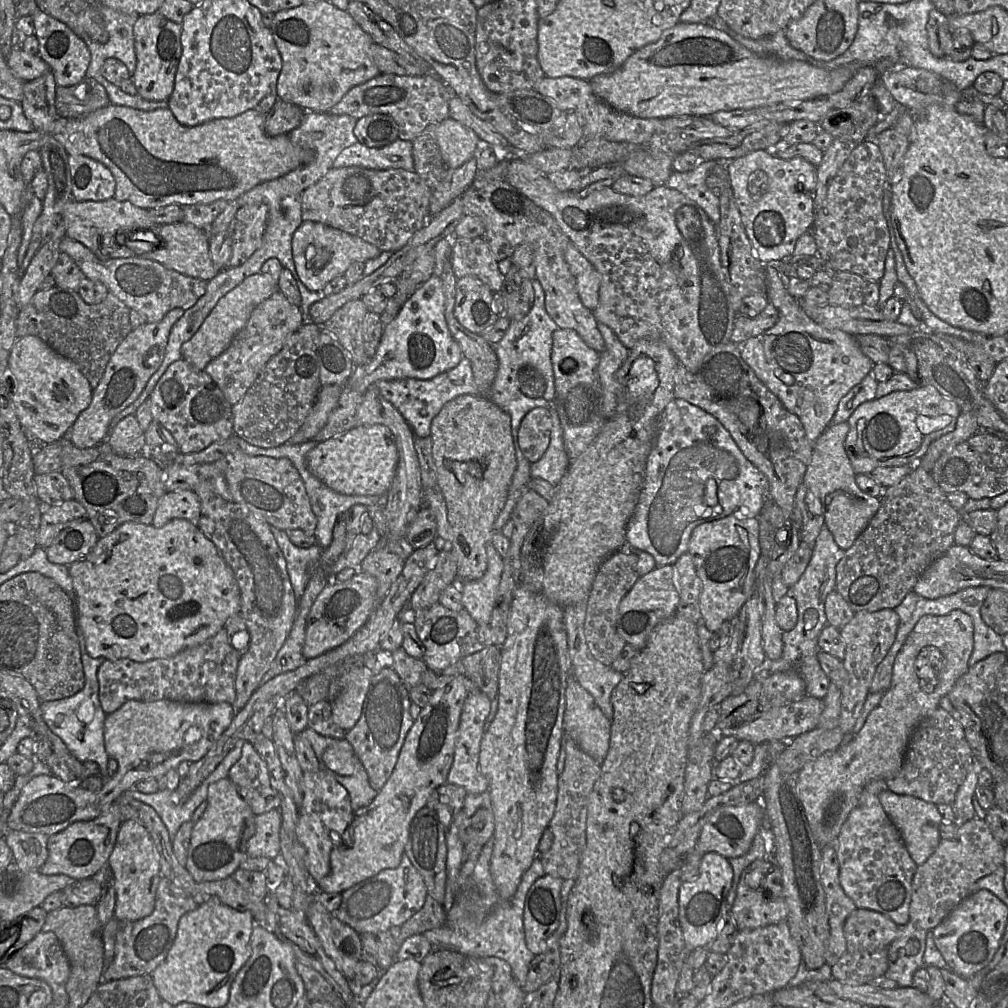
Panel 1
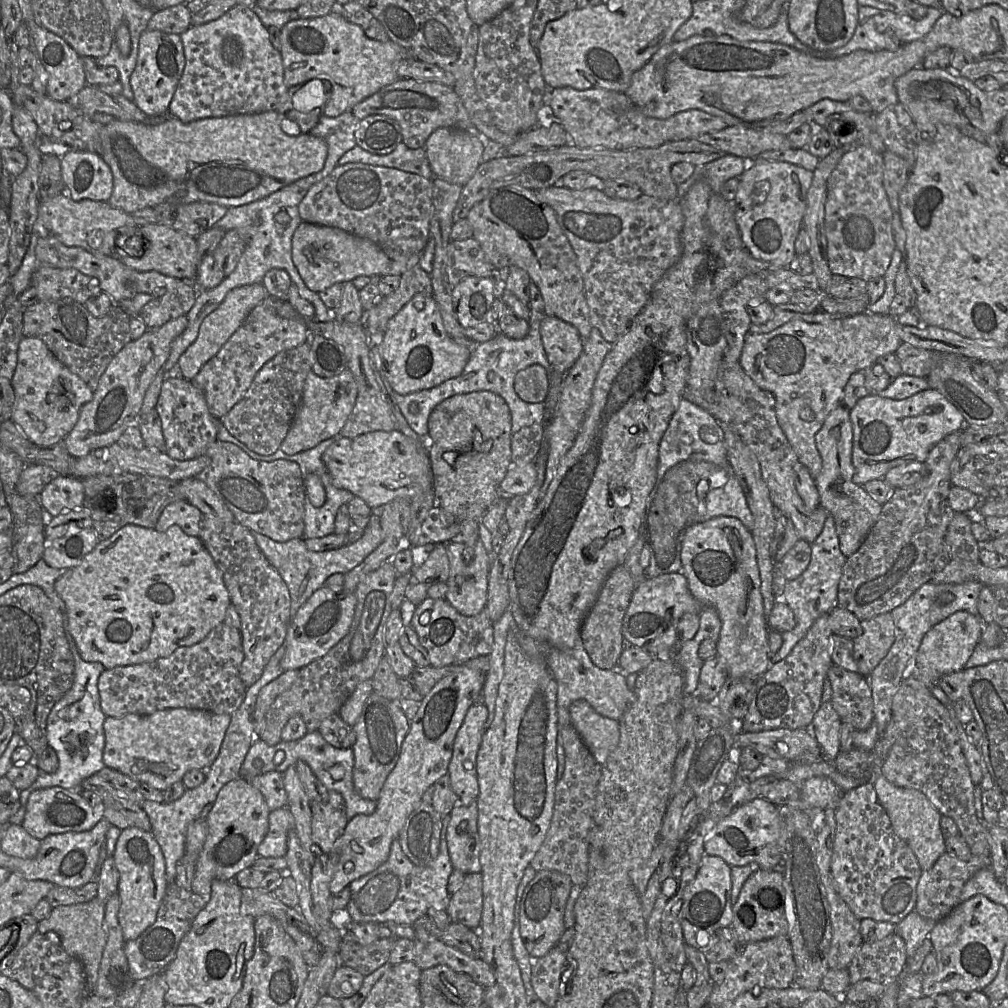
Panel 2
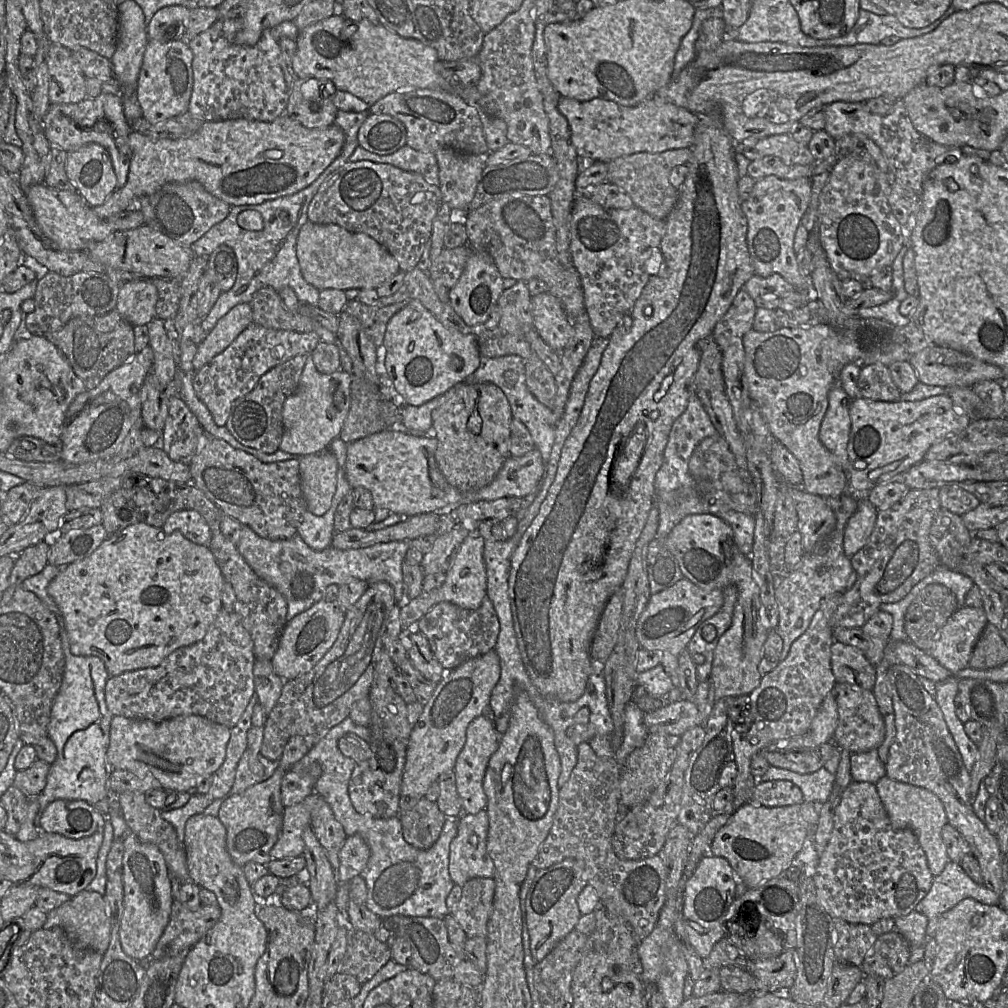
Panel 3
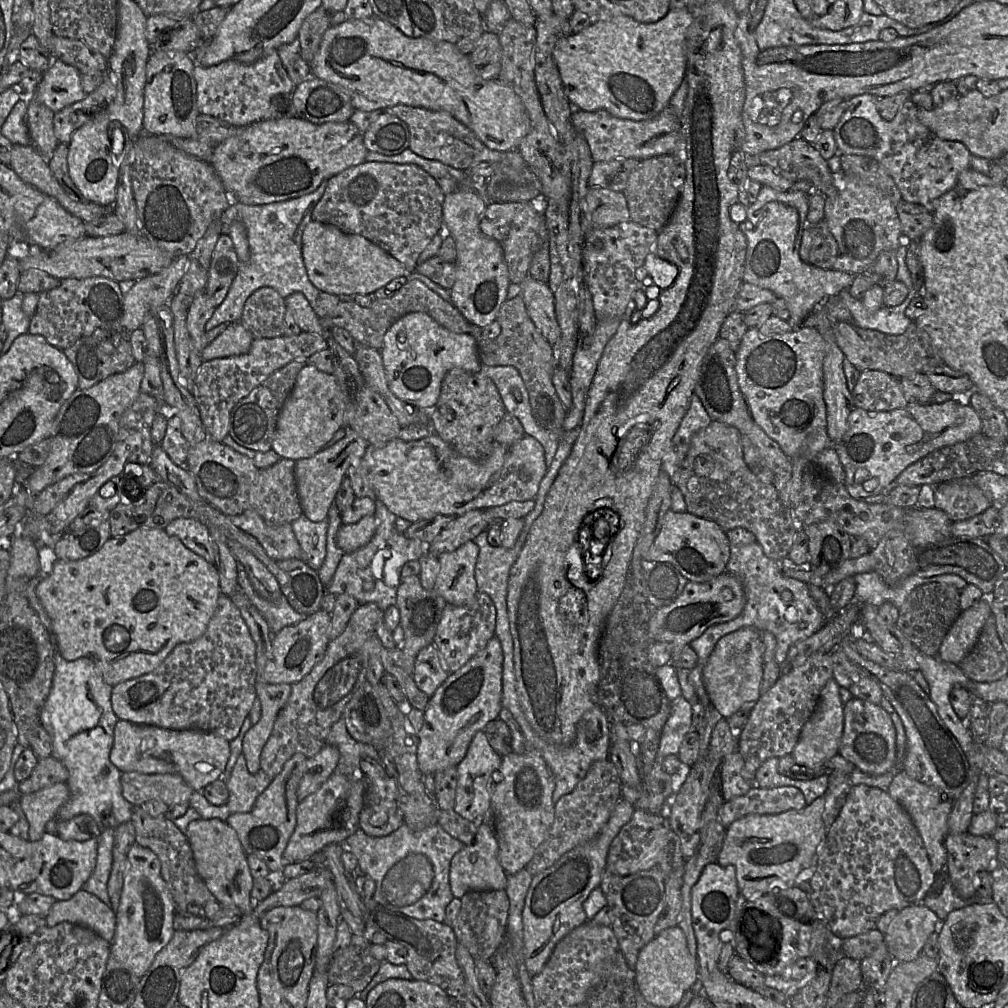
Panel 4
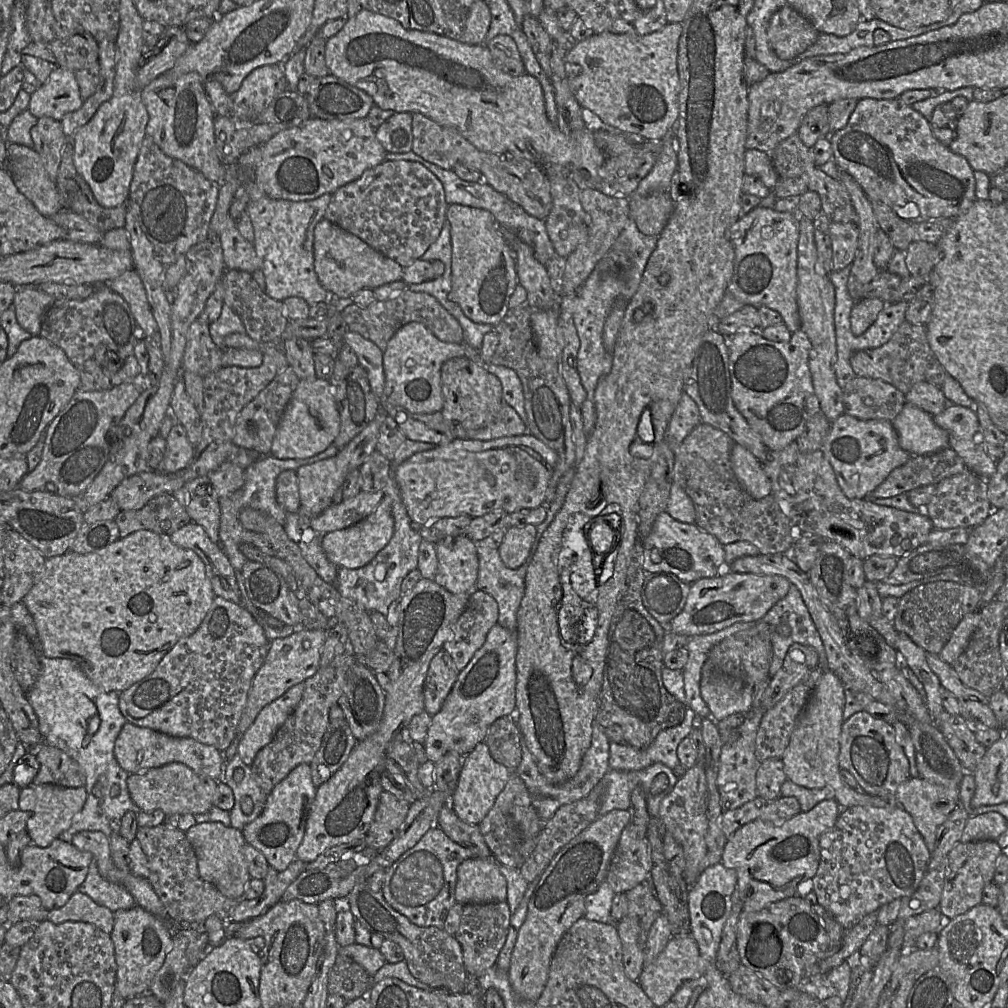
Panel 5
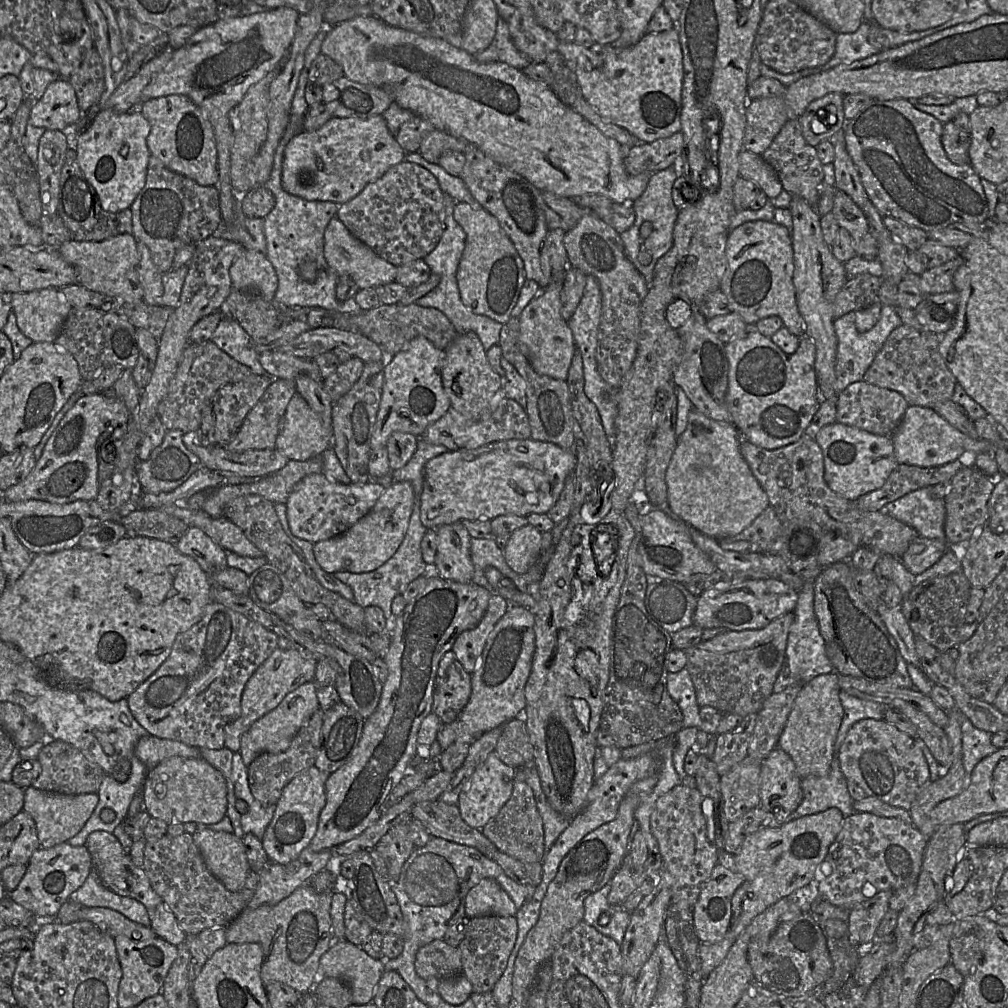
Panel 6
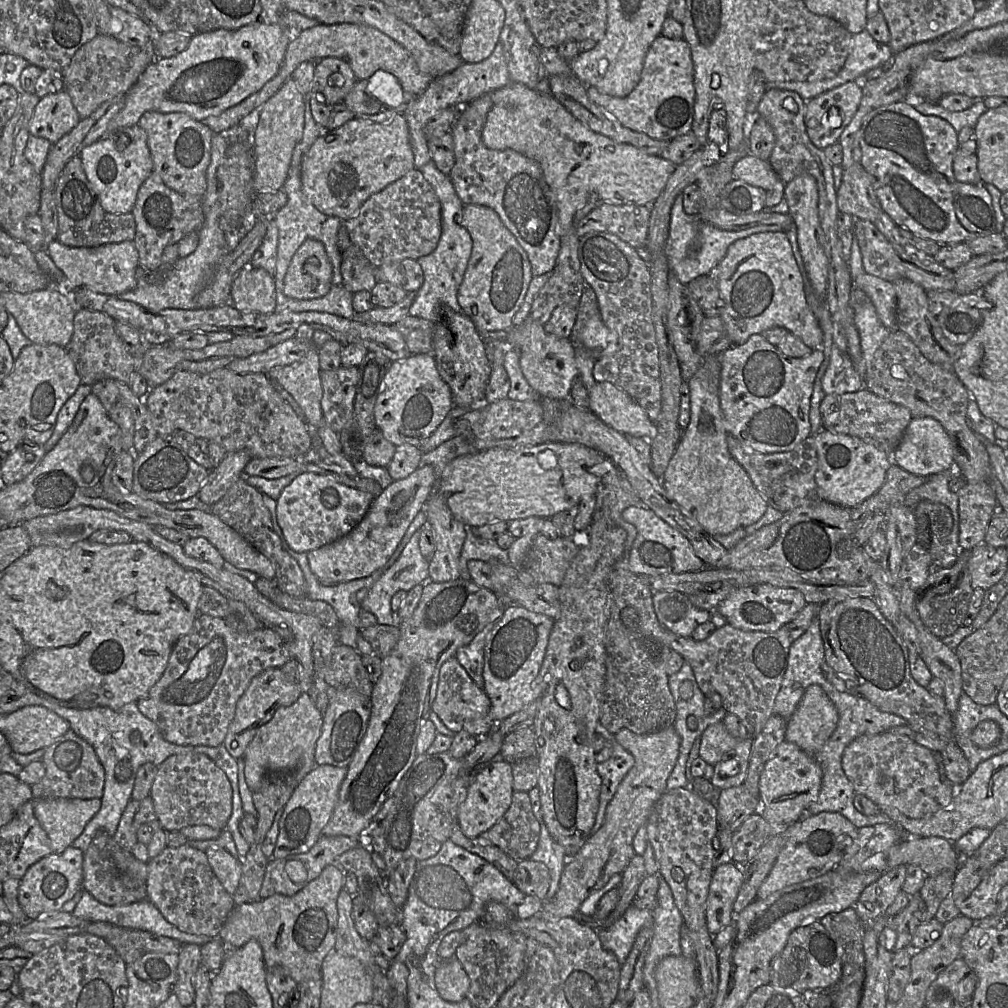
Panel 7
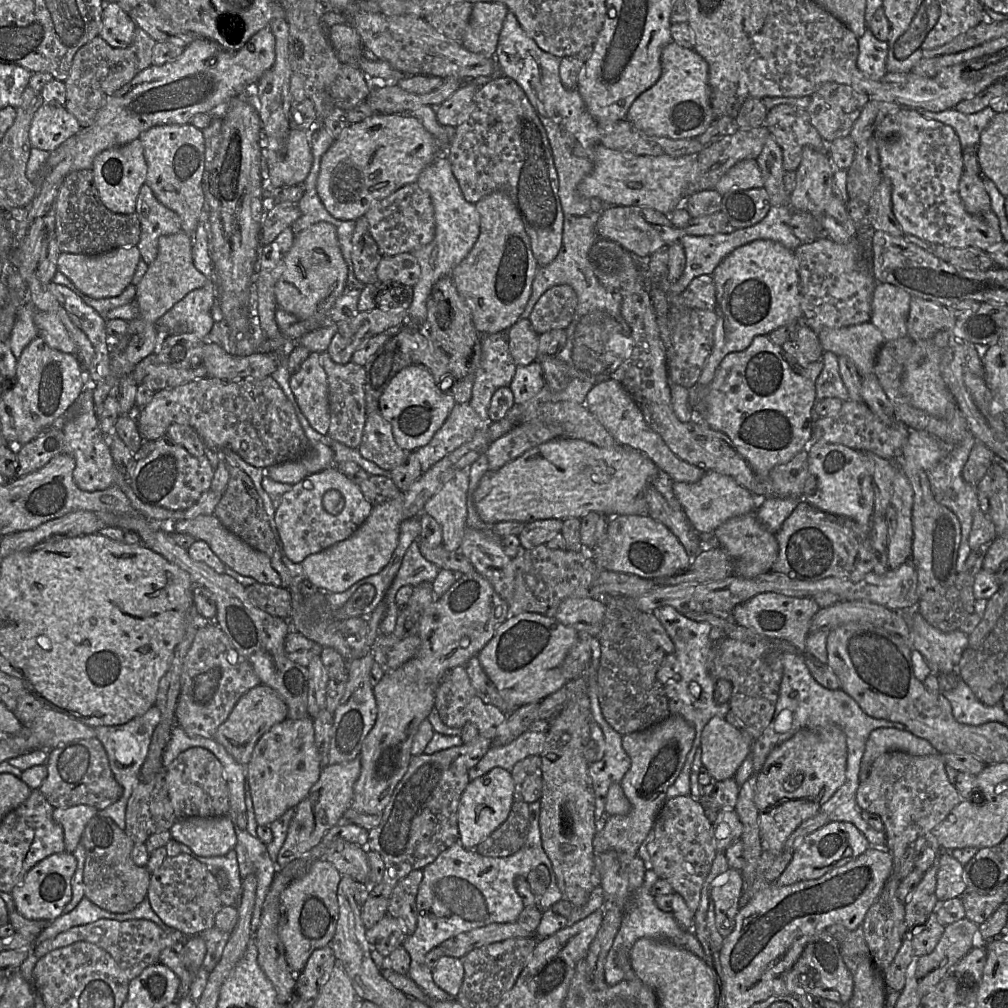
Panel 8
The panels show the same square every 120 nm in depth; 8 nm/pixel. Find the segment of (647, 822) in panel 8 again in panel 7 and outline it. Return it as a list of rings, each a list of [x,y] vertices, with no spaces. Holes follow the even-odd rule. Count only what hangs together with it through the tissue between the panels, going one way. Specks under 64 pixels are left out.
[[[674,726],[652,734],[635,734],[622,729],[615,740],[634,757],[634,765],[619,784],[608,804],[603,825],[590,835],[583,846],[564,864],[555,896],[543,901],[540,916],[547,921],[574,917],[581,903],[594,891],[604,887],[613,876],[619,876],[636,854],[633,838],[640,827],[645,826],[650,812],[667,791],[666,783],[679,755],[680,737]]]

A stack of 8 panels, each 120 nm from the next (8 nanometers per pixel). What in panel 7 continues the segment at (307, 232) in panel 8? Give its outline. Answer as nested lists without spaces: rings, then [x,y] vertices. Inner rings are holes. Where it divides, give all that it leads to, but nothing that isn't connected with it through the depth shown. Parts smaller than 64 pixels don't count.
[[[306,239],[298,248],[284,278],[284,294],[295,299],[326,295],[332,286],[332,265],[322,242]]]

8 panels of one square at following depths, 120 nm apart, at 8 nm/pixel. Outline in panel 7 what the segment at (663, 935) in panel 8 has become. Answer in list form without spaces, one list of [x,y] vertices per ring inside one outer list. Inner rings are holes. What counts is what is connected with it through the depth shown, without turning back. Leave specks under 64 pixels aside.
[[[630,905],[625,913],[607,928],[596,930],[602,946],[612,952],[620,965],[627,959],[639,931],[653,926],[653,911]]]

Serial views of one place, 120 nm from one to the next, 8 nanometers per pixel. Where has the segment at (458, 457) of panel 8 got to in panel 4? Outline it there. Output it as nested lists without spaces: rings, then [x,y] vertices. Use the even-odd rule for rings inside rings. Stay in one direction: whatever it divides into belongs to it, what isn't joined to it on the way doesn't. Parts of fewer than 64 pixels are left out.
[[[366,515],[354,524],[343,524],[337,532],[337,545],[344,553],[352,553],[369,543],[376,528],[374,515]]]

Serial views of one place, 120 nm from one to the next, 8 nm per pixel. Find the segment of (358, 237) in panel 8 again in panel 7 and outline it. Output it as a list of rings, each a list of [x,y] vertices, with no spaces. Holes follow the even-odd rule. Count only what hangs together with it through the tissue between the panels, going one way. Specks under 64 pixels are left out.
[[[350,245],[342,253],[343,286],[352,293],[361,290],[371,291],[377,283],[377,268],[371,264],[357,245]]]

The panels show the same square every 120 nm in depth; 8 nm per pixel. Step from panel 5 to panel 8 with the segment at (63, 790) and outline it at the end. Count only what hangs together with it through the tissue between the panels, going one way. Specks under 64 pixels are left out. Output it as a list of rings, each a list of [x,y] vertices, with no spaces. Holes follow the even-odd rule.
[[[89,805],[54,808],[53,819],[63,828],[66,852],[73,853],[81,841],[86,825],[97,813],[98,810]]]

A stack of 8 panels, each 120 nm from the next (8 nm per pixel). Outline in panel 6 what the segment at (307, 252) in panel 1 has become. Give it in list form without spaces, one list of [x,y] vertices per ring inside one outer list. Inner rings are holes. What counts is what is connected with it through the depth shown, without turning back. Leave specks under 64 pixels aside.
[[[337,217],[330,220],[324,232],[324,256],[329,267],[338,276],[351,277],[360,290],[376,288],[396,279],[397,266],[381,258],[369,246],[353,236]]]

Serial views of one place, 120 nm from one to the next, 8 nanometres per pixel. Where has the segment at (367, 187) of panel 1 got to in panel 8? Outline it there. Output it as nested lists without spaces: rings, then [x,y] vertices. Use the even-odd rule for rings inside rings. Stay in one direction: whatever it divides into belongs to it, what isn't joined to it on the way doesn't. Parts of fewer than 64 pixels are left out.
[[[417,182],[404,185],[388,197],[375,202],[364,216],[383,257],[411,253],[430,243],[435,235],[432,200]]]

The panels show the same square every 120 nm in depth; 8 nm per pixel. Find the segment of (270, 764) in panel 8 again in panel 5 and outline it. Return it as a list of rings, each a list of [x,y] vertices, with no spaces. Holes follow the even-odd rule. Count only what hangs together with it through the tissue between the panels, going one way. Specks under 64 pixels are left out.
[[[304,682],[292,686],[259,712],[237,748],[237,753],[246,765],[251,766],[257,753],[273,740],[278,729],[301,701],[304,688]]]

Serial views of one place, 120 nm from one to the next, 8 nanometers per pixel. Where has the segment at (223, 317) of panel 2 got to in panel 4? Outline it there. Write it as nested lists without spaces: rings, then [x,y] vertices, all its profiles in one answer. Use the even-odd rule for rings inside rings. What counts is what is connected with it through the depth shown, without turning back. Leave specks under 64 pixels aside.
[[[233,322],[201,352],[202,361],[246,354],[254,336],[241,322]]]

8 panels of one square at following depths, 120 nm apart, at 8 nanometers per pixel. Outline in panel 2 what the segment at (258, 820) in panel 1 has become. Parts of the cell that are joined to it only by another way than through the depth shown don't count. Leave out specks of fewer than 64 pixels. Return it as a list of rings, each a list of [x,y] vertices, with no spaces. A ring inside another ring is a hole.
[[[280,807],[270,812],[269,829],[258,846],[259,857],[285,857],[288,833],[295,829],[295,819],[288,807]]]

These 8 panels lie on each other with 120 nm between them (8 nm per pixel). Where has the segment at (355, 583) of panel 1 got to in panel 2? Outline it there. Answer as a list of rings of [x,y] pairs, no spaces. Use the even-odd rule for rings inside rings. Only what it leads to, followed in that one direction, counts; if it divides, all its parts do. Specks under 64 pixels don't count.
[[[323,586],[303,604],[293,617],[285,637],[285,654],[280,661],[284,671],[299,670],[312,661],[323,657],[344,638],[353,622],[357,599],[352,592],[335,592]]]

